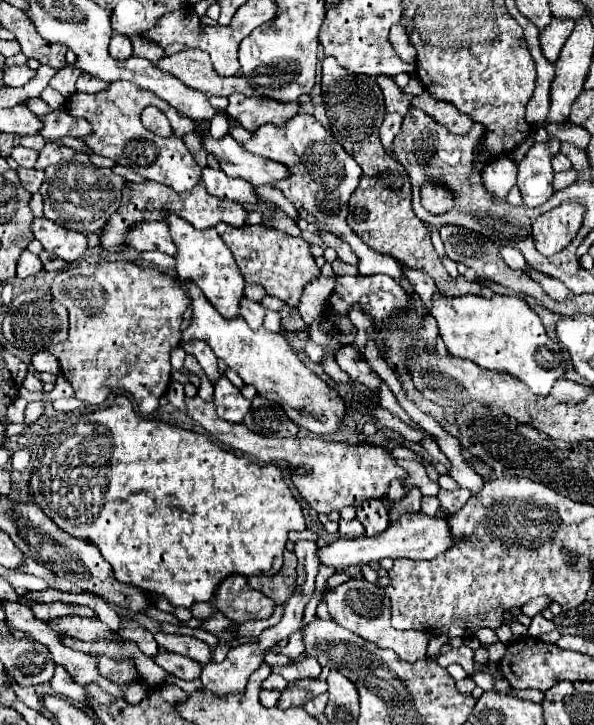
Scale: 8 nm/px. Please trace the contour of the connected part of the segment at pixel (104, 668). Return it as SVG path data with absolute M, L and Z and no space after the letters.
M97 656L99 658L99 672L107 678L111 678L117 686L125 688L127 684L131 684L133 680L139 680L139 674L133 666L131 660L123 660L123 662L115 662L107 656Z

